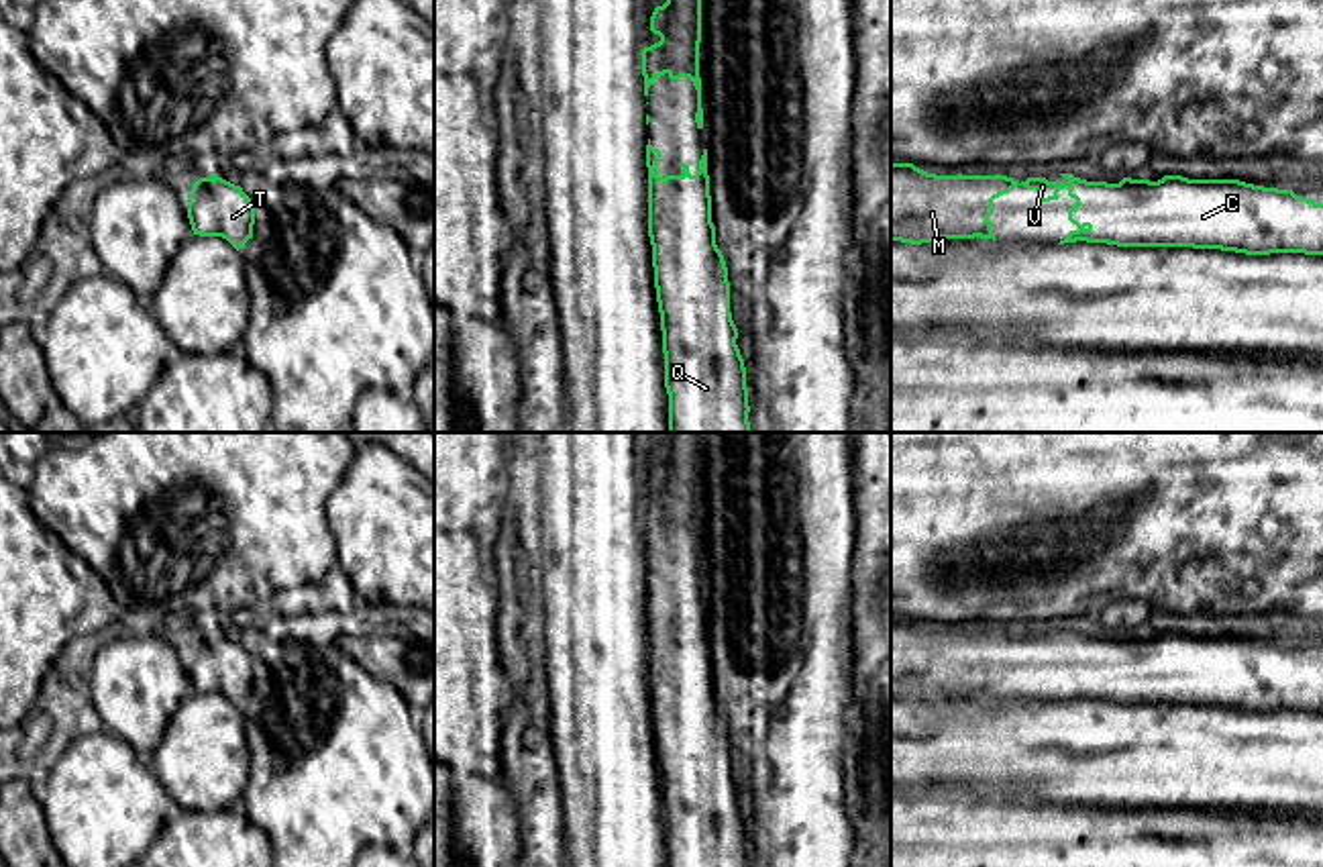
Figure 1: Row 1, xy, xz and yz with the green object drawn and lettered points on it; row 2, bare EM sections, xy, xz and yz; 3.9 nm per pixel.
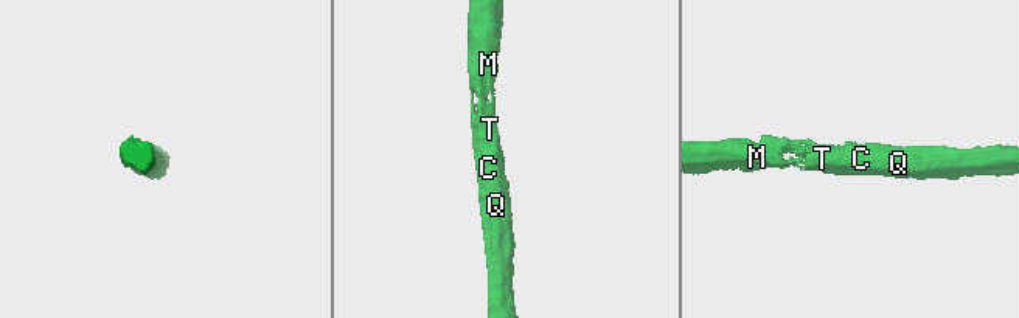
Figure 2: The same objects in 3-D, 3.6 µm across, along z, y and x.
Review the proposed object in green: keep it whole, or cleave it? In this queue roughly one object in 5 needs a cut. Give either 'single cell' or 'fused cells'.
single cell

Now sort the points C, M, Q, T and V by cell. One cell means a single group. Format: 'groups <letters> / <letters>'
groups C M Q T V

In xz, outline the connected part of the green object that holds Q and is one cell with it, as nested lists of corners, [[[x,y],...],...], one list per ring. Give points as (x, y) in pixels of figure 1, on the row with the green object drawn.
[[[648,139],[648,237],[663,330],[669,432],[750,432],[746,367],[730,312],[728,267],[711,222],[707,149],[695,175],[683,163],[681,175],[660,177],[654,171],[658,159],[660,151]]]

